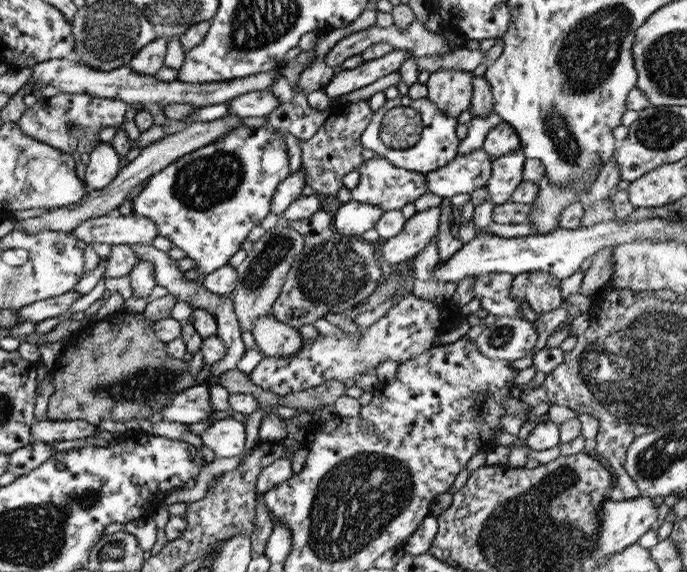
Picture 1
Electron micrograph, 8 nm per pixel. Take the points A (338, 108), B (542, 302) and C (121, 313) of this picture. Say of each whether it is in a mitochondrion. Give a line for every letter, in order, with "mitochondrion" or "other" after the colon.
A: other
B: other
C: other

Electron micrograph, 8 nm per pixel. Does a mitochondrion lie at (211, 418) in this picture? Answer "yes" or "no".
no

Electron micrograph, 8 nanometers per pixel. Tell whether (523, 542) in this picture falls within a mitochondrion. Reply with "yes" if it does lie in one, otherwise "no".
yes

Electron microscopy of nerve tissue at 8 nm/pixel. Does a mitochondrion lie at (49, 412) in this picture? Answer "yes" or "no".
no

